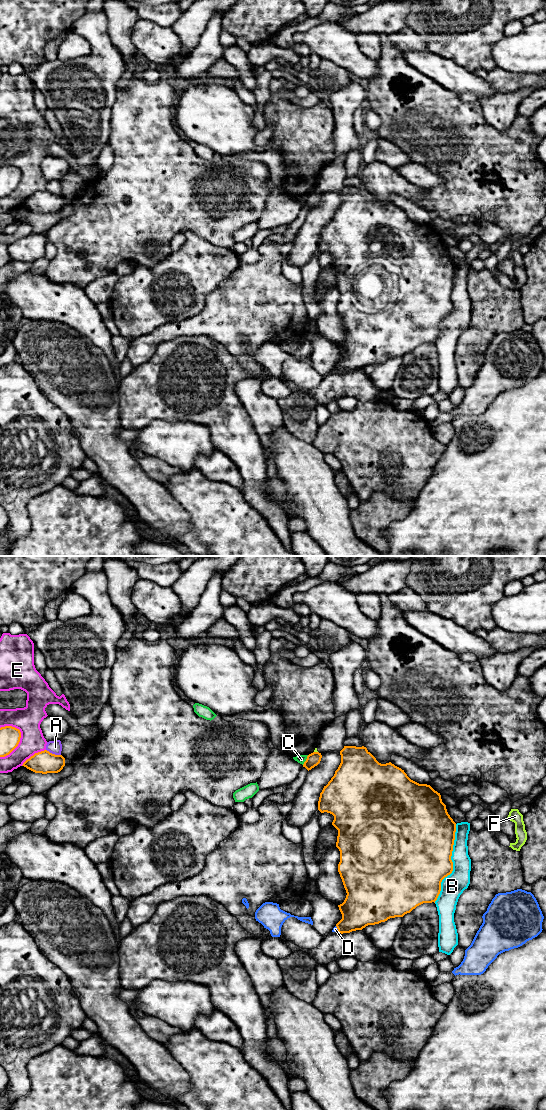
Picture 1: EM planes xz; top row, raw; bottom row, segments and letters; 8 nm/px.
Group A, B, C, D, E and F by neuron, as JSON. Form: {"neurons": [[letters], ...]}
{"neurons": [["A"], ["B"], ["C"], ["D"], ["E"], ["F"]]}

